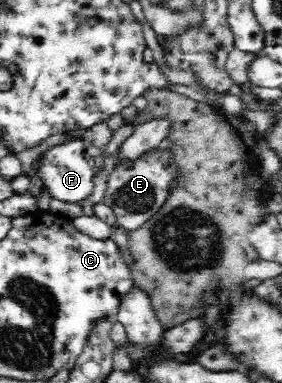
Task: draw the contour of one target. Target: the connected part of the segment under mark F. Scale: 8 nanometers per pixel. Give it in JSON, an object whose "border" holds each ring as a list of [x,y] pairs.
{"border":[[[82,138],[72,139],[68,143],[56,145],[44,153],[38,175],[50,190],[51,197],[66,203],[77,203],[93,192],[93,178],[103,166],[103,150],[95,148]]]}

